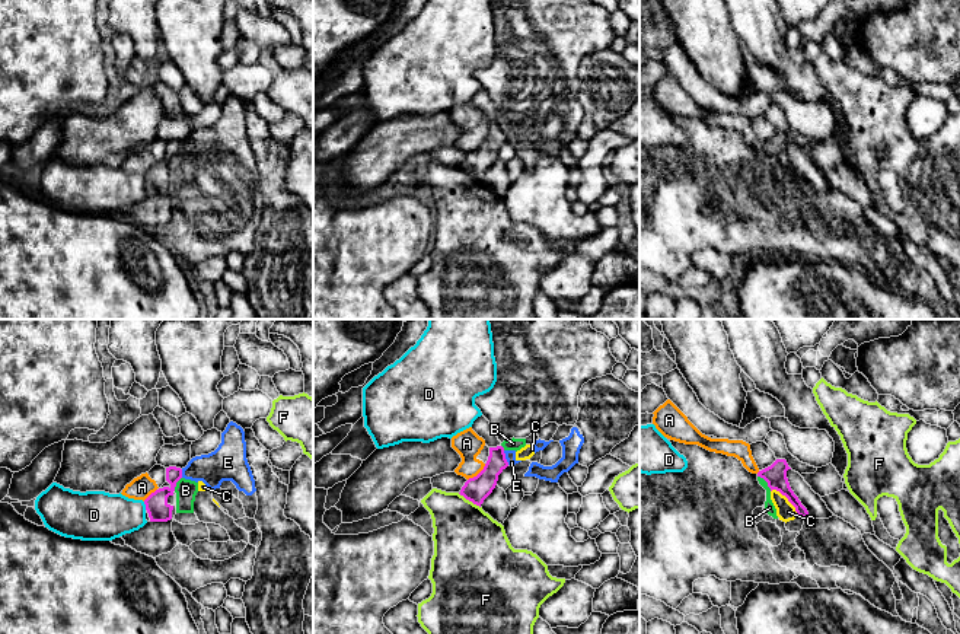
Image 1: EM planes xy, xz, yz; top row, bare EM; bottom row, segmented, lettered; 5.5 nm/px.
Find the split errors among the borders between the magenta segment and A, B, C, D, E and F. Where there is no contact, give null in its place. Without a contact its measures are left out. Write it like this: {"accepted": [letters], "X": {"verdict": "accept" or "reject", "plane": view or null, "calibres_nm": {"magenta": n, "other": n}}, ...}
{"accepted": [], "A": {"verdict": "reject", "plane": "xz", "calibres_nm": {"magenta": 140, "other": 150}}, "B": {"verdict": "reject", "plane": "yz", "calibres_nm": {"magenta": 120, "other": 60}}, "C": {"verdict": "reject", "plane": "yz", "calibres_nm": {"magenta": 120, "other": 100}}, "D": {"verdict": "reject", "plane": "xy", "calibres_nm": {"magenta": 130, "other": 260}}, "E": {"verdict": "reject", "plane": "xz", "calibres_nm": {"magenta": 140, "other": 60}}, "F": {"verdict": "reject", "plane": "xz", "calibres_nm": {"magenta": 140, "other": 400}}}

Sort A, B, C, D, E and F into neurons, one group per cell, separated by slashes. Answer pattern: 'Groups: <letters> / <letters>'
Groups: A / B C E / D / F

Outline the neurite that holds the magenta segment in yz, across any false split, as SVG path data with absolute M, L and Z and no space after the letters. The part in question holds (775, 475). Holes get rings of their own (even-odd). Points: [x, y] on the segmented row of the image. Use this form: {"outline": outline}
{"outline": "M776 459L771 466L758 472L758 477L763 478L768 482L768 487L779 491L782 496L788 498L788 501L795 507L795 512L801 517L807 517L808 512L801 504L798 497L790 487L787 471L791 469L785 459Z"}

